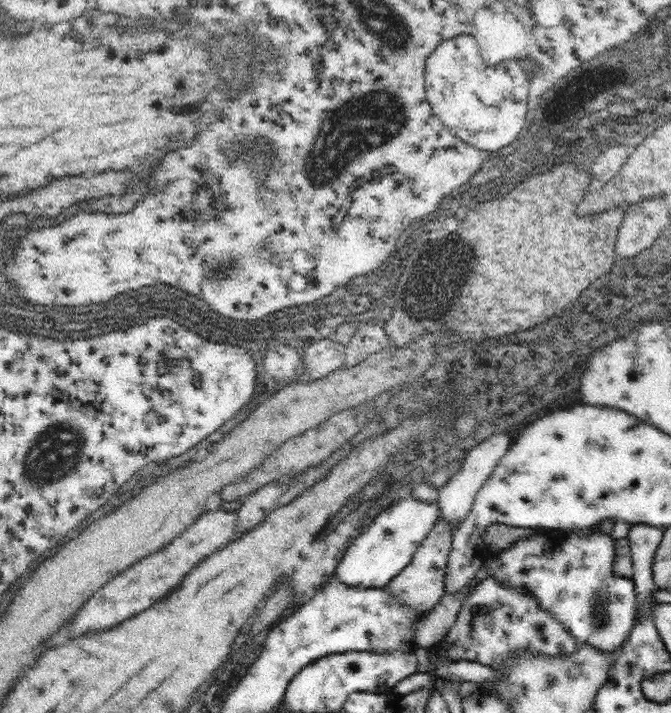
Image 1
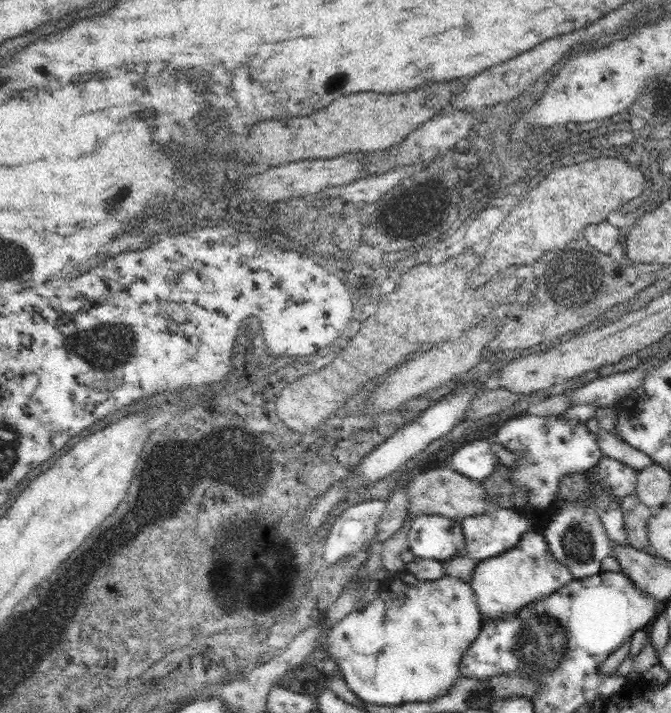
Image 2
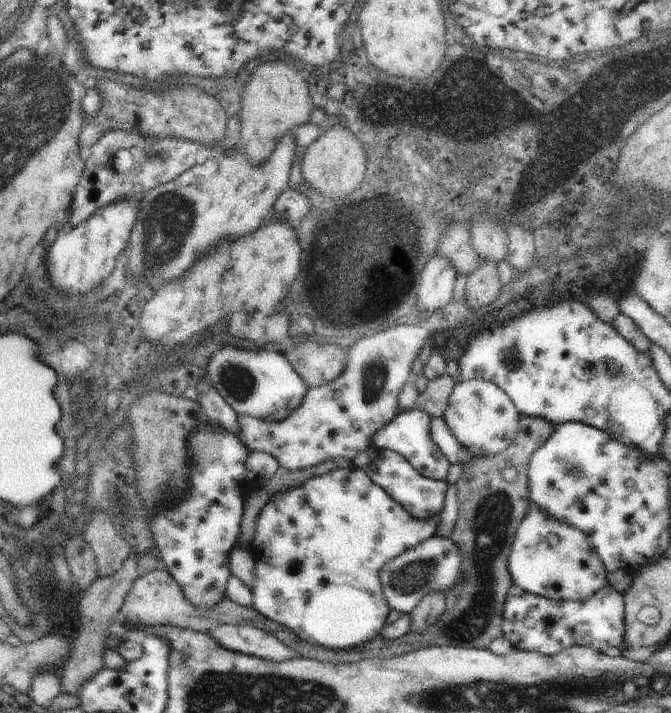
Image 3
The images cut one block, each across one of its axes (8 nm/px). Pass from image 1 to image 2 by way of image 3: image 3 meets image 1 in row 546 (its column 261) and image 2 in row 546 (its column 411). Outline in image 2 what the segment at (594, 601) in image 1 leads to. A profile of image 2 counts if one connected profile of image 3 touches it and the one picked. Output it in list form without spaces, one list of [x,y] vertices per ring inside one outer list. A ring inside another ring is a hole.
[[[532,520],[532,524],[536,528],[530,534],[526,534],[518,542],[518,546],[510,548],[504,554],[482,560],[474,568],[472,578],[468,580],[472,584],[476,604],[480,608],[484,624],[488,624],[490,620],[500,620],[504,616],[510,616],[510,614],[518,612],[520,608],[524,608],[526,604],[542,600],[544,596],[556,594],[570,580],[574,580],[572,572],[554,558],[552,550],[548,548],[546,540],[542,538],[540,530],[544,528],[544,524],[538,524],[538,520]]]

